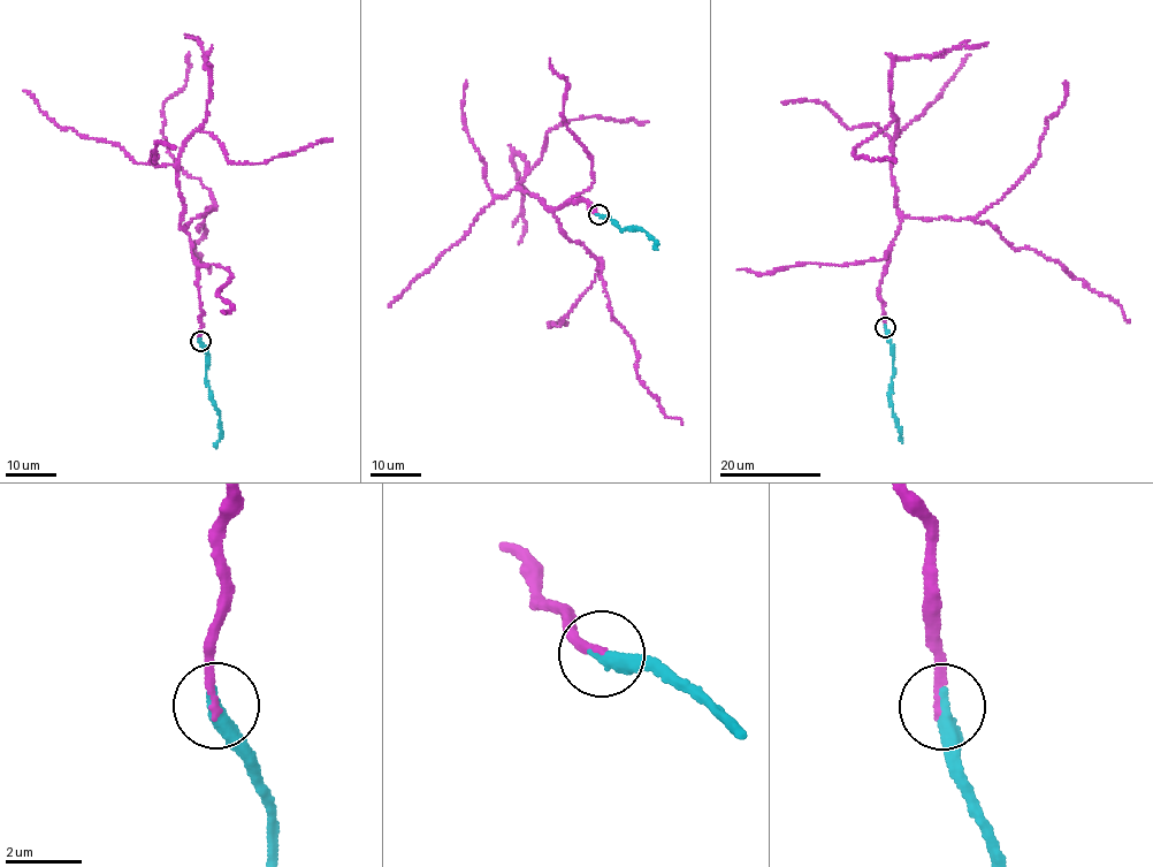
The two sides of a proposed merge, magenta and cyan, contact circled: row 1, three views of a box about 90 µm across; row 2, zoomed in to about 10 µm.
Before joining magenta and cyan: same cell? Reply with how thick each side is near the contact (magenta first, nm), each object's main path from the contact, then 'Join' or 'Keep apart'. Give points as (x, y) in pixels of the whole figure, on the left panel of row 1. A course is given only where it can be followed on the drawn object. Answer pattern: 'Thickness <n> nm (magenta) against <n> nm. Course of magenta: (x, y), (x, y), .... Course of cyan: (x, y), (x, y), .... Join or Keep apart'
Thickness 200 nm (magenta) against 420 nm. Course of magenta: (200, 341), (197, 261), (181, 226), (177, 181), (183, 142), (210, 134), (227, 160), (247, 165), (333, 141). Course of cyan: (200, 341), (207, 355), (206, 386), (219, 413), (221, 435), (215, 447). Join

